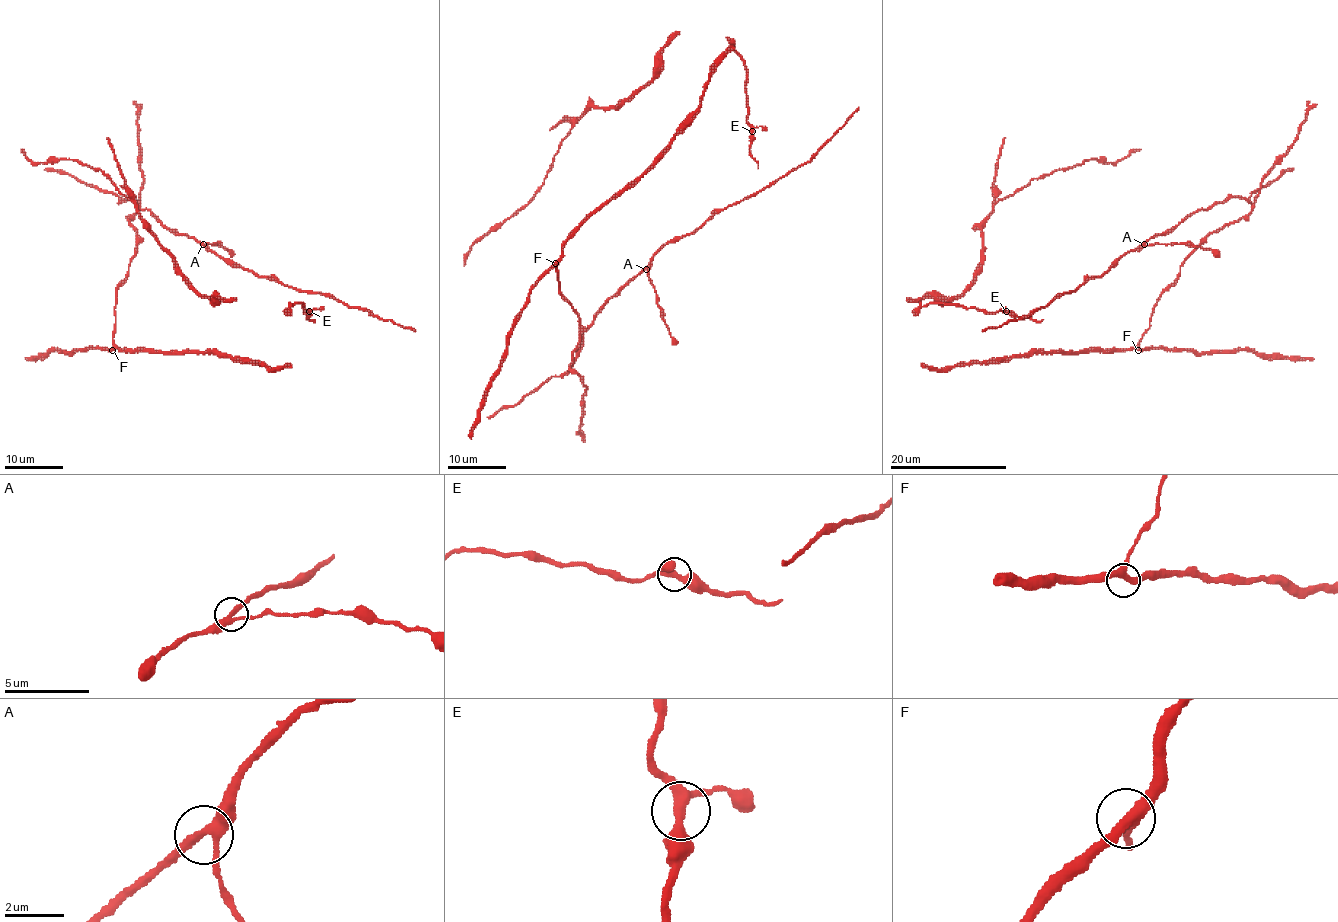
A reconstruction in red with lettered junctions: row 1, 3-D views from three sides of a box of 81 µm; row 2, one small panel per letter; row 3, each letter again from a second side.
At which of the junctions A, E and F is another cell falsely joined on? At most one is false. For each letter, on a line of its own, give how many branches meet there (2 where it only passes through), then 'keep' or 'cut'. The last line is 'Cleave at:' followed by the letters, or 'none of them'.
A: branches 3; keep
E: branches 3; keep
F: branches 3; keep
Cleave at: none of them

